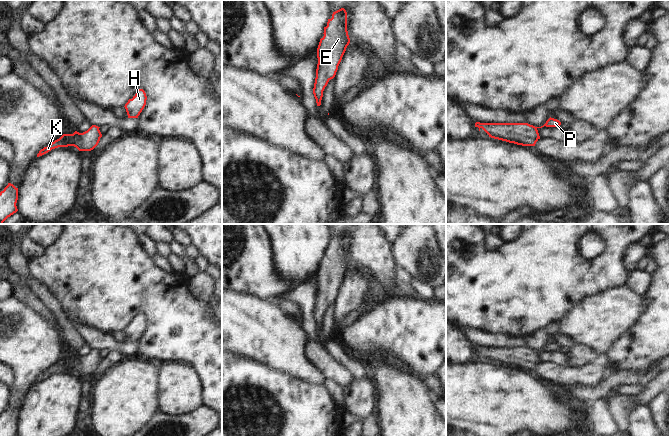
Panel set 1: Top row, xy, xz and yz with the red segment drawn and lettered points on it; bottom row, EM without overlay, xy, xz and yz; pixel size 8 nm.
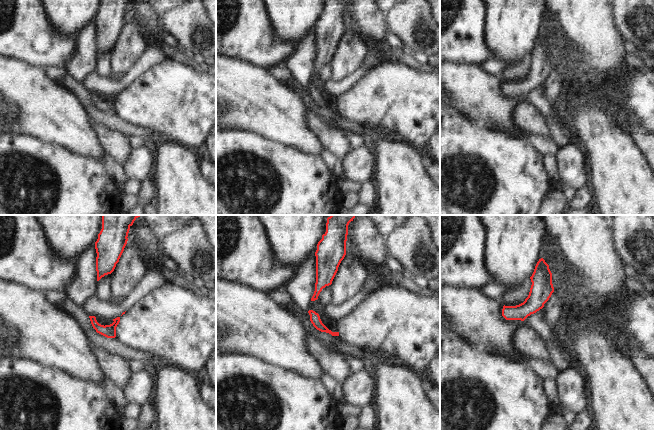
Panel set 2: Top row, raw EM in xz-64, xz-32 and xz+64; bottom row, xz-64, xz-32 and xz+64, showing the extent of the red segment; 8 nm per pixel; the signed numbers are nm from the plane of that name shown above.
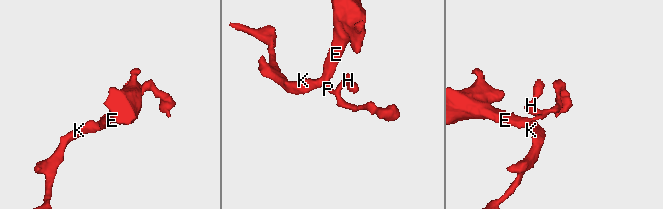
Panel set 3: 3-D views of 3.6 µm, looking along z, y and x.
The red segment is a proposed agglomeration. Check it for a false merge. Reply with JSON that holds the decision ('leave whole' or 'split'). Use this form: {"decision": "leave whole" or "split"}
{"decision": "leave whole"}

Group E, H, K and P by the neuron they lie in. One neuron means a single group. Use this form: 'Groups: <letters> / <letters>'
Groups: E H K P

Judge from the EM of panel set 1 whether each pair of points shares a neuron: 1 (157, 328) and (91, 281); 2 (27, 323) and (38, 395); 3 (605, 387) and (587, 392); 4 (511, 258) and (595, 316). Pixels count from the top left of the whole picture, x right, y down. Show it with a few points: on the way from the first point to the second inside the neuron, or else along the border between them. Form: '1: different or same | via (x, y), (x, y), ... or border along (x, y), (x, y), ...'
1: same | via (147, 309), (119, 281), (110, 281)
2: different | border along (36, 380), (28, 390), (23, 401)
3: same | via (601, 390), (591, 392)
4: different | border along (598, 292), (577, 302), (561, 320)

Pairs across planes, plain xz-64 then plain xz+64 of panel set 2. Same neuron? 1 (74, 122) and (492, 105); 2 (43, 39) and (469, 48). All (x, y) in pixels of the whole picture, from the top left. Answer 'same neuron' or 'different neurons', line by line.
1: same neuron
2: same neuron

